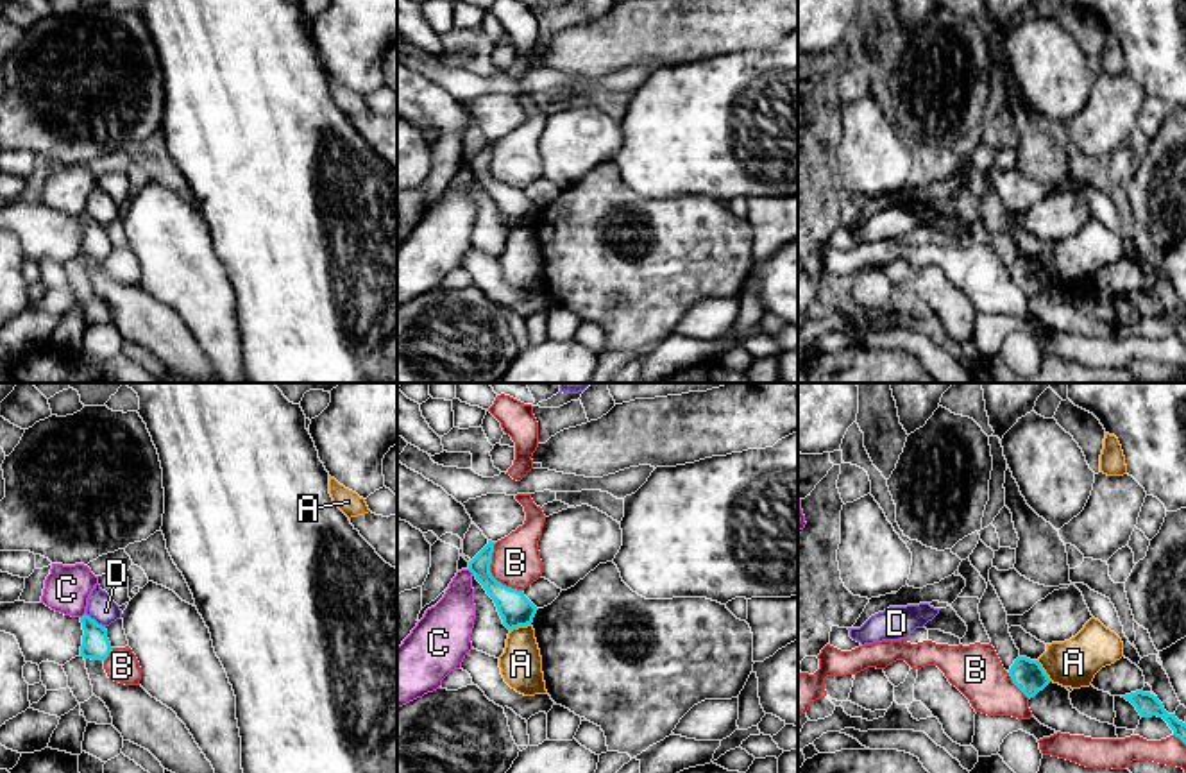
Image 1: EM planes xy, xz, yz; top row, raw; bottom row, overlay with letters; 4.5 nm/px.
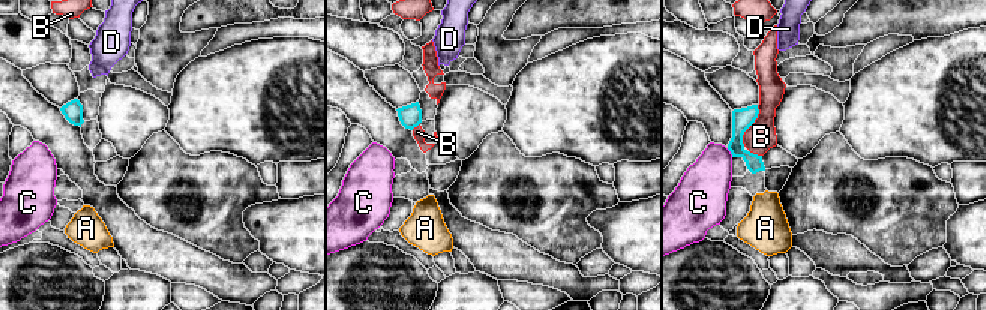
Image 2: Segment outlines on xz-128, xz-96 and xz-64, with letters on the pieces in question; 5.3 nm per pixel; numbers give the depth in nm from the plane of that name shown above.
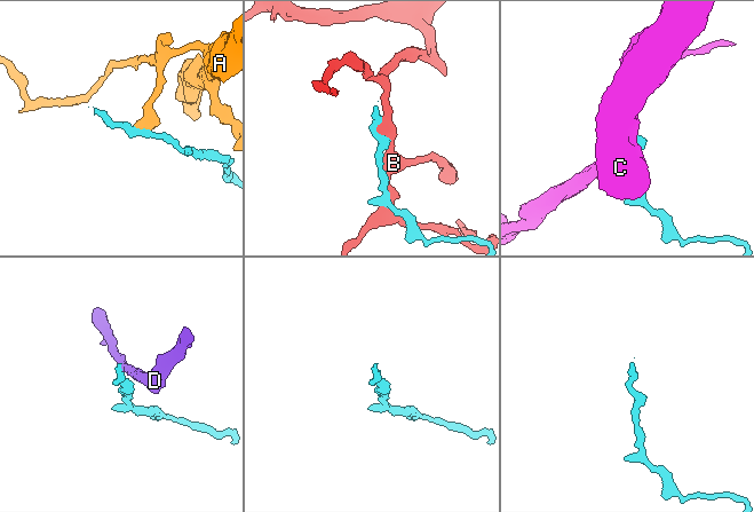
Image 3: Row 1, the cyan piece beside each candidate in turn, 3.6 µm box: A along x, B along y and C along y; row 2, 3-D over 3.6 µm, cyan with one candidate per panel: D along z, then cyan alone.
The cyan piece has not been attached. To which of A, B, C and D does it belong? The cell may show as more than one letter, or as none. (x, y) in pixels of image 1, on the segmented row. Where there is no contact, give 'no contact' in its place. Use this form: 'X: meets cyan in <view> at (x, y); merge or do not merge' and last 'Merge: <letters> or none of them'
A: meets cyan in xz at (519, 625); do not merge
B: meets cyan in xz at (491, 573); merge
C: meets cyan in xz at (471, 571); do not merge
D: meets cyan in xy at (93, 620); do not merge
Merge: B

